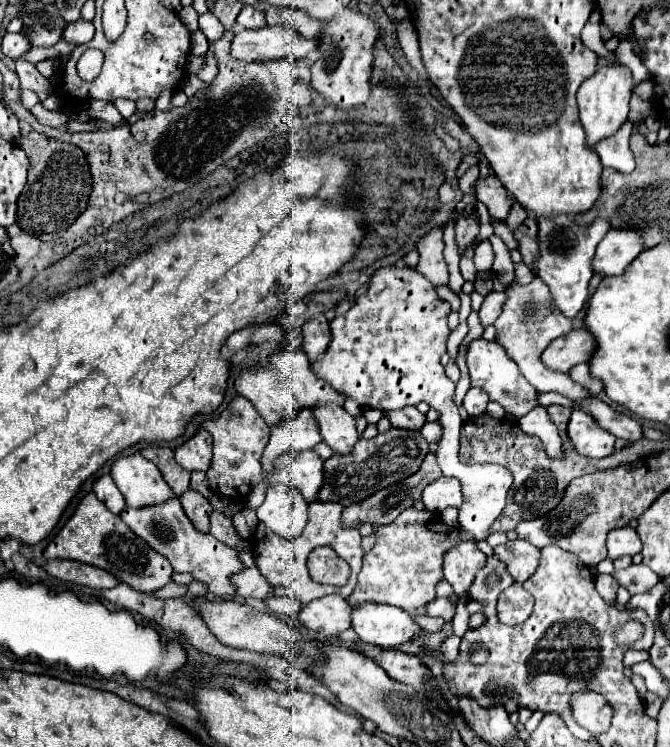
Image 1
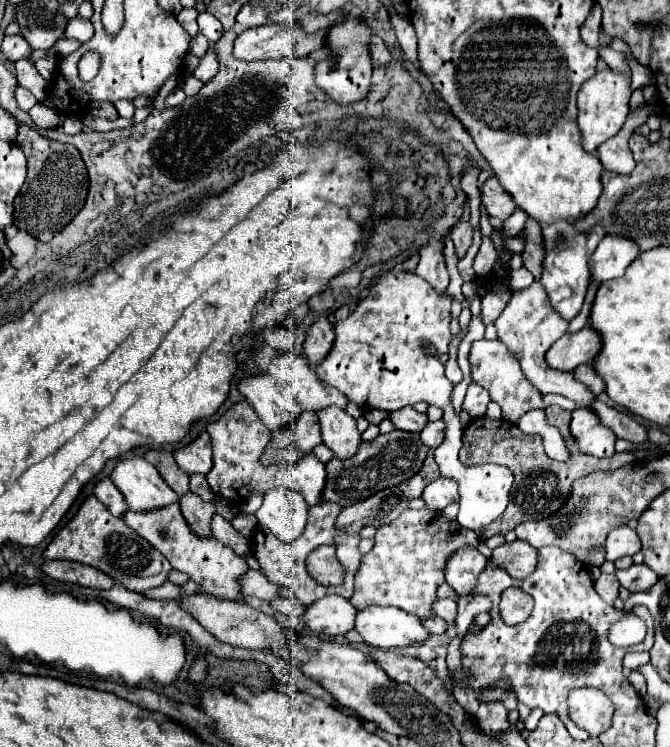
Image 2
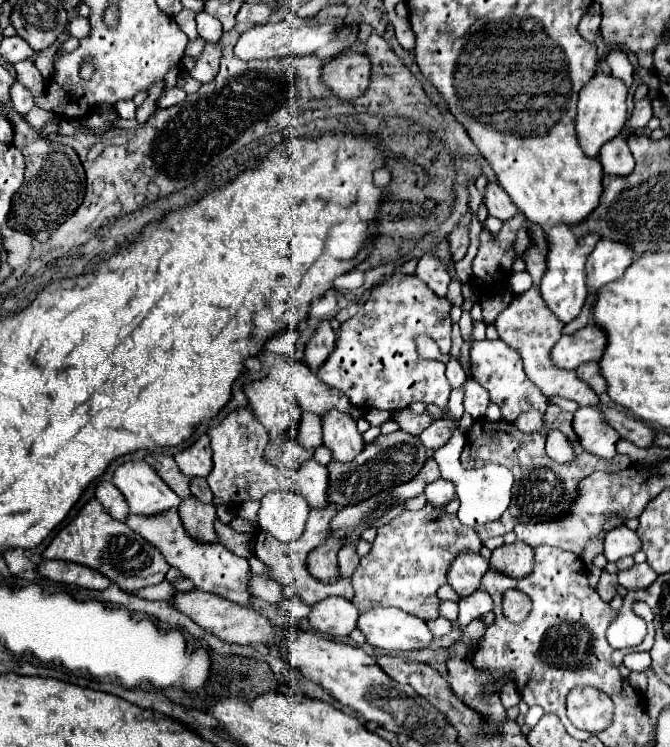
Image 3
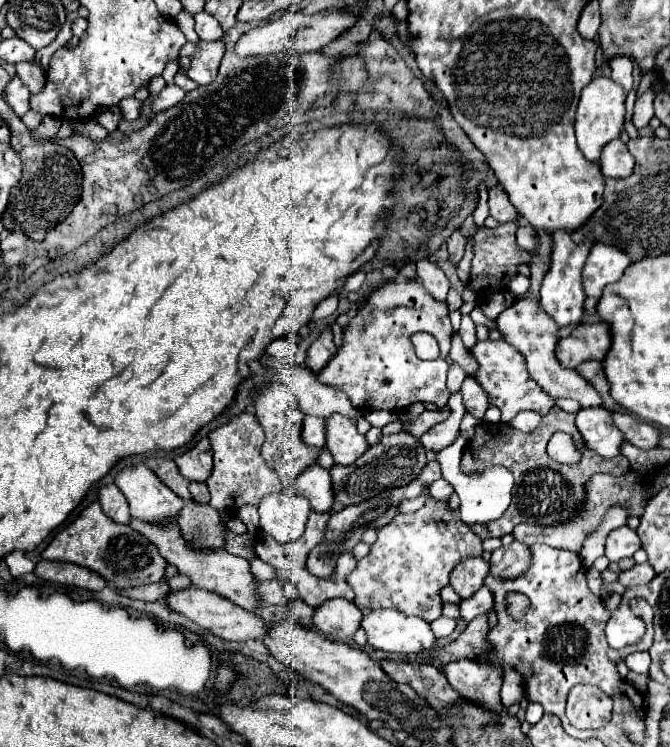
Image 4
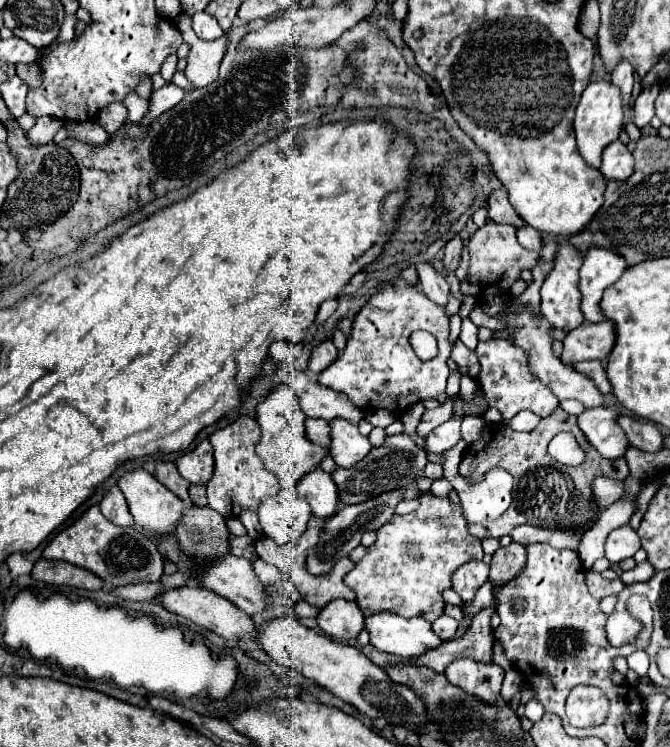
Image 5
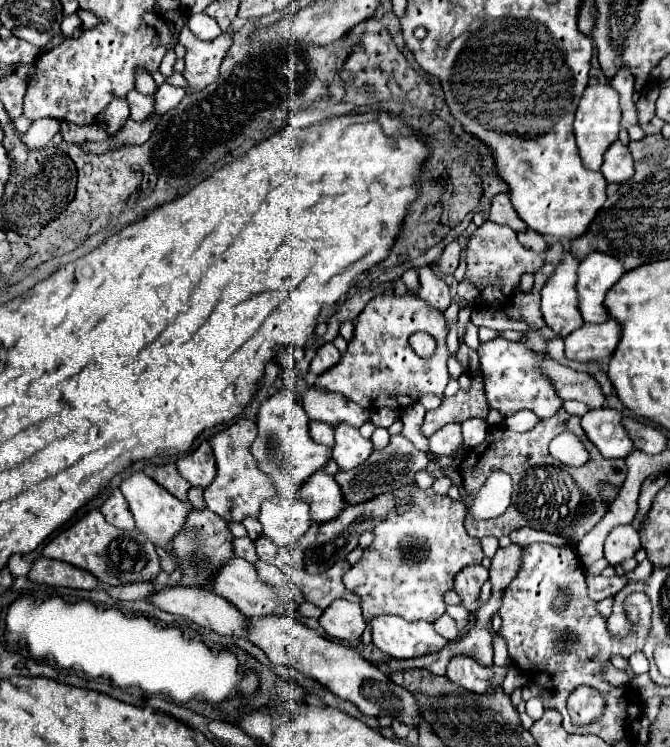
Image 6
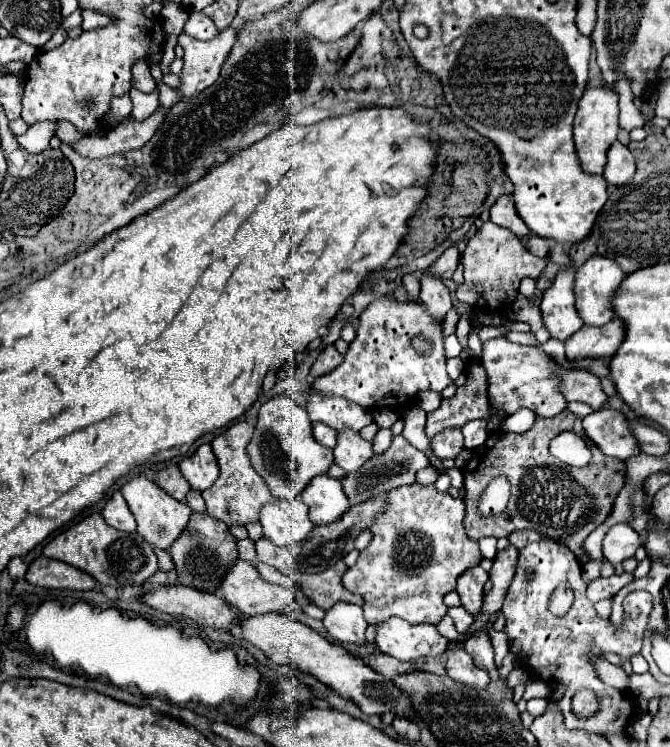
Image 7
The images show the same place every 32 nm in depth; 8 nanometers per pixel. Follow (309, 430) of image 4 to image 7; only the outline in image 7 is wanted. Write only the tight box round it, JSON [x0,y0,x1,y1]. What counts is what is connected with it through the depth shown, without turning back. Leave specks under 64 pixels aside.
[312,422,336,448]

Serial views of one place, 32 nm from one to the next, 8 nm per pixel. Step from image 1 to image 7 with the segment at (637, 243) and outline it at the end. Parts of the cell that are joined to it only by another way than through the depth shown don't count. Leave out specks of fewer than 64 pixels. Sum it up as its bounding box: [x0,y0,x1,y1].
[576,256,622,326]

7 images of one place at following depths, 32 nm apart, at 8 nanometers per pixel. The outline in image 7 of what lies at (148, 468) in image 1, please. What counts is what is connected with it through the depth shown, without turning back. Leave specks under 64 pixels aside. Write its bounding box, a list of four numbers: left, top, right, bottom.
[120,474,192,550]

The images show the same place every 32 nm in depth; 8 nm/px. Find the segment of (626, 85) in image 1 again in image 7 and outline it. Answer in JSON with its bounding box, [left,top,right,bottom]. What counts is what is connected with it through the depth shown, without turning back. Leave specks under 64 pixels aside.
[574,86,620,174]

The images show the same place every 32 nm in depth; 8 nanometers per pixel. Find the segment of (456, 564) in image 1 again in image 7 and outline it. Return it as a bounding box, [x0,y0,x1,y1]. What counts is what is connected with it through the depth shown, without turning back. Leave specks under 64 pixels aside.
[456,566,488,616]

